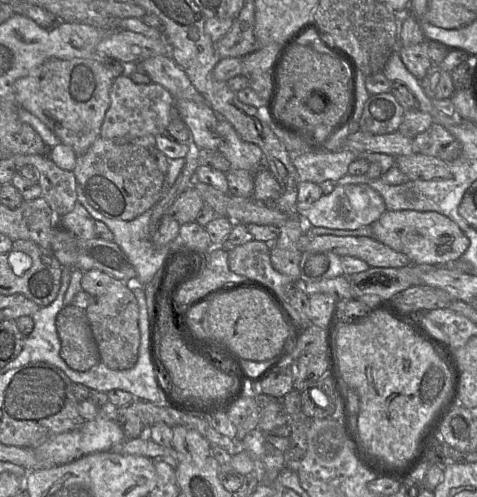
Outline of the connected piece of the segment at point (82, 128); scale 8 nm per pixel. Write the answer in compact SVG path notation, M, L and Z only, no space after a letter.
M99 58L50 59L15 81L13 100L39 118L60 143L72 148L78 156L84 154L100 135L113 80L104 60Z

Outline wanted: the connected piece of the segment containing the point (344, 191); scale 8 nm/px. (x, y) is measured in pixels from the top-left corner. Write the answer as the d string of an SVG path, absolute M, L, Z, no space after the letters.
M367 184L336 185L330 194L322 195L308 208L300 208L299 215L307 226L338 230L355 230L370 226L386 212L380 194Z

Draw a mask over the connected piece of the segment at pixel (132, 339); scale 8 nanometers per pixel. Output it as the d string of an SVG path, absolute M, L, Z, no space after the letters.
M97 269L83 272L82 290L95 297L95 302L85 309L93 337L97 343L101 361L113 370L127 370L135 366L140 346L139 306L137 299L126 283Z

